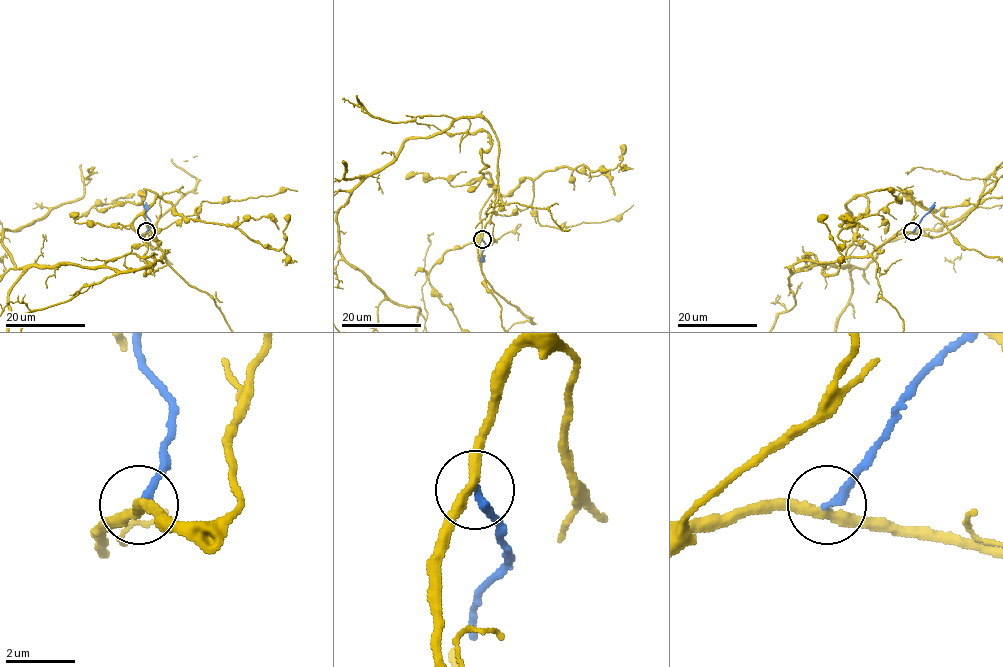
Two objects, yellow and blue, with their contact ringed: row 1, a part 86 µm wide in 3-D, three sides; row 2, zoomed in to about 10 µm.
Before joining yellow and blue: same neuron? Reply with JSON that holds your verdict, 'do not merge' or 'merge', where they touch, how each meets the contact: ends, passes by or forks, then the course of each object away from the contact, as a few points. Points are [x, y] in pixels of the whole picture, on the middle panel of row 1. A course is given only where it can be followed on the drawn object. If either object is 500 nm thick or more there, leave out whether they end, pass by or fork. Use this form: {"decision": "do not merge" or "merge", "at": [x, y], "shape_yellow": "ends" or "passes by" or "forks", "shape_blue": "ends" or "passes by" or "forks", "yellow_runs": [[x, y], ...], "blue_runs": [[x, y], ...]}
{"decision": "do not merge", "at": [482, 239], "shape_yellow": "passes by", "shape_blue": "ends", "blue_runs": [[482, 239], [486, 247], [482, 262]]}

